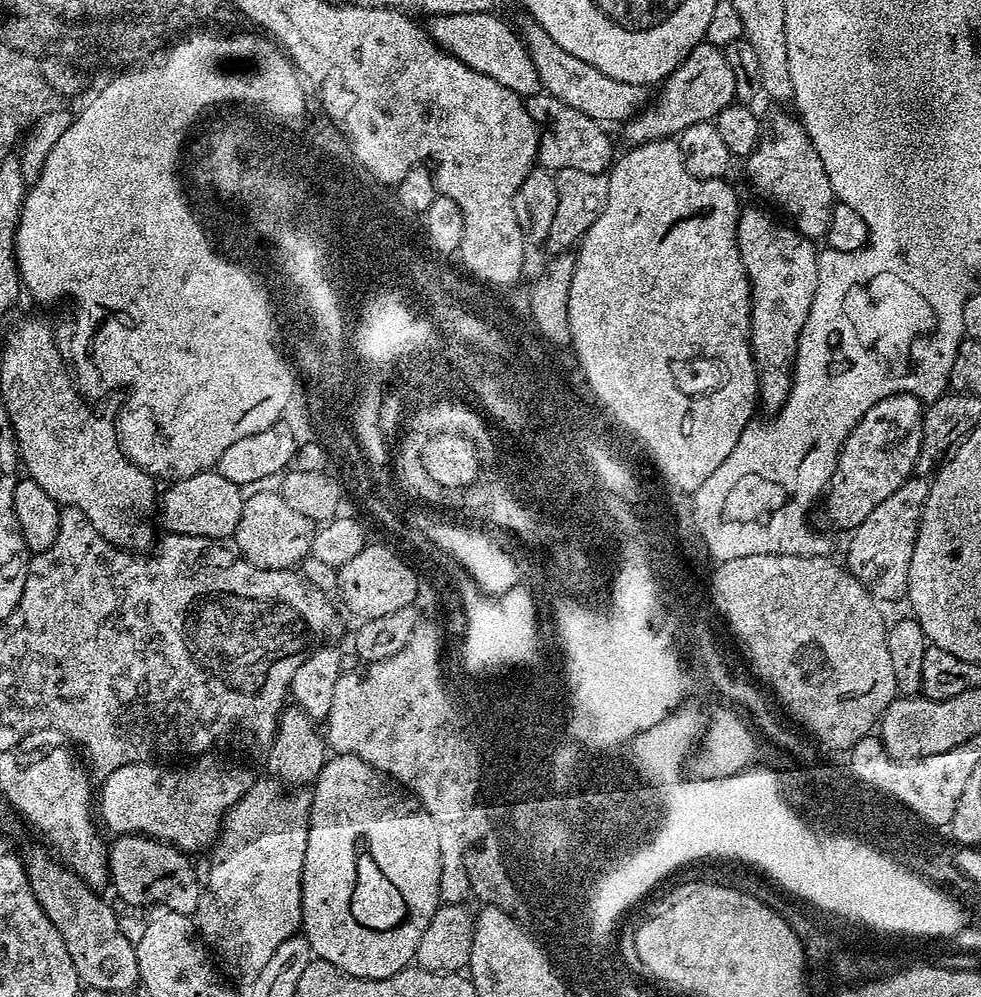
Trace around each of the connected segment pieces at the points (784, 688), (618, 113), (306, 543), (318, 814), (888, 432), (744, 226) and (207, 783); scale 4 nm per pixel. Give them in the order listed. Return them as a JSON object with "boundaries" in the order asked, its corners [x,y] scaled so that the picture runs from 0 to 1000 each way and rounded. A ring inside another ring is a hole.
{"boundaries":[[[[769,556],[768,558],[761,558],[760,560],[744,560],[743,562],[735,562],[733,565],[729,567],[730,575],[726,578],[726,598],[724,594],[724,602],[728,607],[730,605],[730,610],[732,613],[738,617],[738,622],[742,625],[742,630],[744,633],[750,637],[750,642],[754,645],[754,650],[758,653],[758,658],[760,661],[767,665],[767,670],[772,674],[773,677],[776,678],[777,681],[780,682],[781,685],[787,689],[786,697],[790,699],[790,701],[795,702],[798,706],[798,711],[805,717],[805,715],[818,726],[821,726],[822,729],[825,730],[826,733],[829,734],[830,737],[833,738],[834,741],[837,742],[840,746],[845,746],[848,750],[857,750],[857,752],[863,752],[865,750],[871,749],[873,745],[875,745],[878,740],[883,737],[886,737],[894,729],[895,723],[898,718],[901,717],[901,713],[904,712],[905,707],[909,705],[910,702],[914,701],[915,695],[913,693],[913,681],[911,680],[911,671],[909,665],[907,665],[907,652],[903,652],[903,640],[905,639],[905,631],[903,629],[903,621],[901,622],[901,618],[896,614],[894,603],[889,601],[889,597],[883,593],[879,587],[870,580],[869,575],[864,573],[863,569],[854,567],[848,563],[848,560],[844,558],[782,558],[781,556]]],[[[531,14],[524,20],[524,24],[548,70],[554,91],[577,102],[577,106],[585,106],[593,110],[593,114],[613,122],[621,122],[620,120],[639,122],[662,99],[662,89],[657,85],[622,78],[622,74],[614,74],[614,70],[601,66],[601,62],[593,62],[593,58],[585,58],[585,54],[573,50],[573,46],[569,46],[569,42],[565,42],[565,38],[561,38],[561,34],[557,34],[557,30],[552,30],[552,26],[542,16]]],[[[261,491],[249,503],[247,520],[239,535],[239,546],[246,558],[255,565],[271,572],[301,571],[318,552],[320,523],[312,516],[294,508],[284,492]]],[[[343,756],[331,761],[328,772],[324,776],[320,789],[316,794],[314,812],[314,844],[312,845],[312,861],[308,869],[308,885],[306,886],[306,925],[308,937],[318,950],[318,958],[323,963],[336,965],[354,979],[364,979],[374,983],[388,983],[406,977],[417,970],[424,962],[426,945],[430,945],[430,937],[434,937],[434,929],[438,929],[438,921],[442,921],[445,911],[450,910],[449,901],[449,858],[446,845],[450,831],[443,818],[438,817],[428,807],[428,803],[405,786],[399,778],[386,774],[369,760],[354,756]]],[[[904,397],[887,407],[887,411],[879,415],[871,431],[866,431],[862,443],[856,448],[852,470],[848,472],[847,482],[839,494],[838,506],[840,502],[840,510],[844,513],[845,520],[856,530],[872,532],[881,523],[883,516],[887,516],[887,512],[891,512],[891,508],[899,504],[899,499],[907,499],[907,495],[911,495],[911,491],[915,491],[915,487],[919,487],[931,476],[941,438],[942,409],[933,397]]],[[[759,208],[757,212],[755,212],[752,223],[750,224],[750,246],[754,252],[754,262],[758,265],[758,274],[762,277],[762,284],[767,294],[767,332],[765,334],[765,340],[767,342],[767,361],[771,365],[773,374],[773,401],[778,408],[780,405],[785,411],[784,414],[787,415],[794,413],[795,408],[799,406],[807,390],[807,370],[809,368],[809,358],[811,356],[811,340],[814,339],[818,327],[826,315],[826,307],[828,306],[828,300],[832,294],[832,288],[834,287],[834,263],[832,262],[834,249],[831,249],[828,245],[831,245],[829,238],[819,237],[809,227],[803,226],[802,229],[801,226],[794,225],[789,218],[782,217],[781,214],[774,213],[771,209]]],[[[208,758],[201,766],[183,771],[155,765],[129,766],[105,779],[106,791],[100,794],[100,814],[106,817],[114,837],[150,839],[185,853],[215,848],[223,836],[226,819],[249,799],[253,787],[259,782],[251,771],[240,770],[220,758]]]]}

